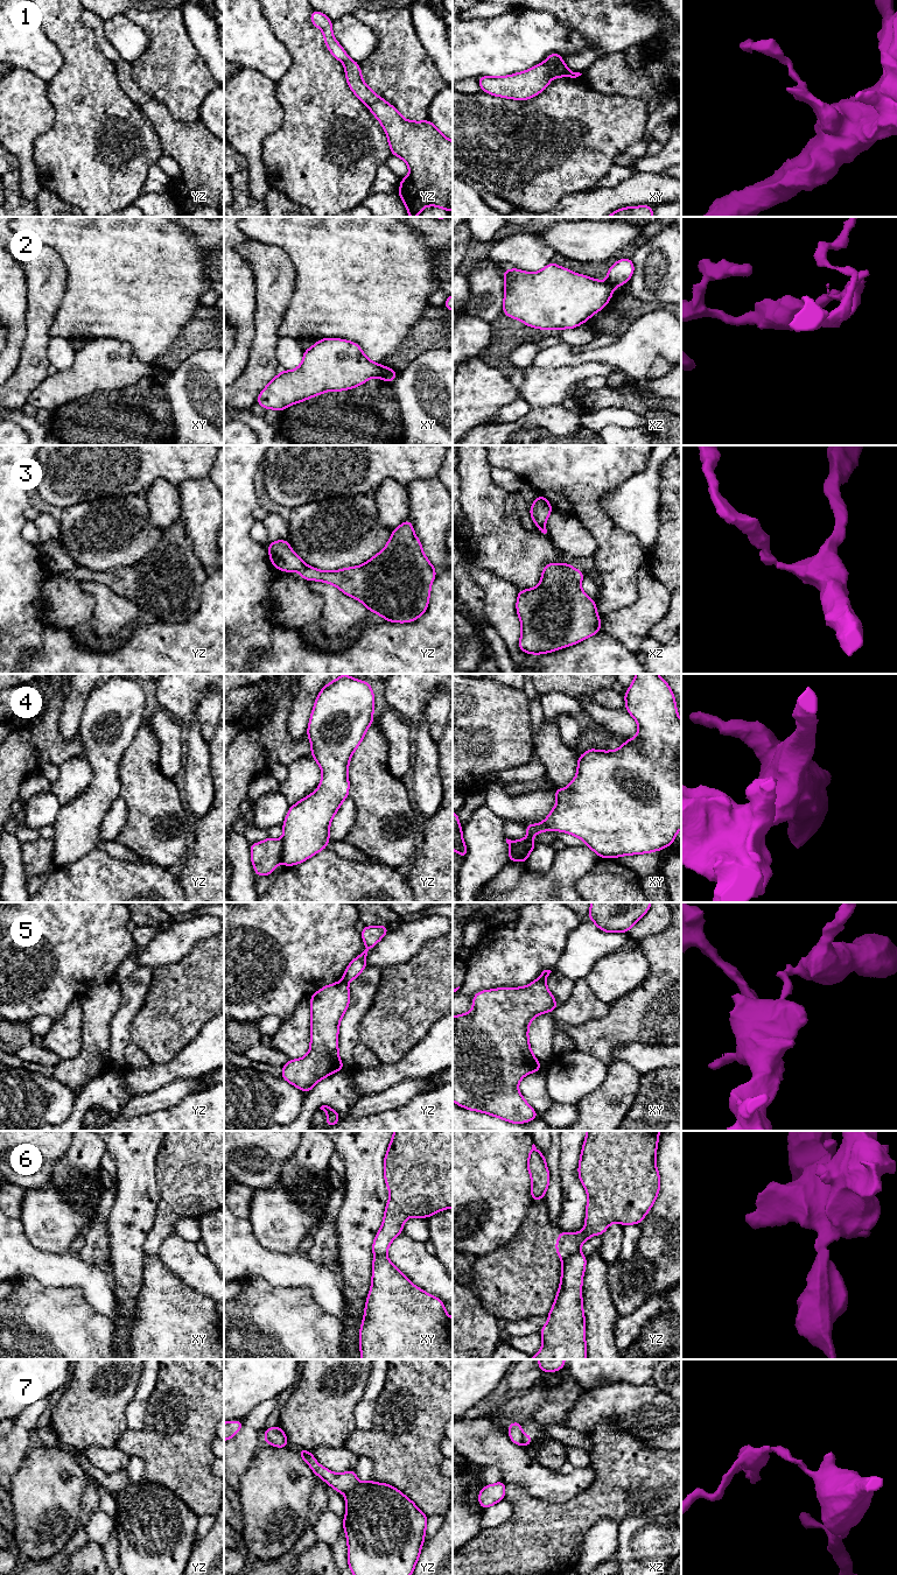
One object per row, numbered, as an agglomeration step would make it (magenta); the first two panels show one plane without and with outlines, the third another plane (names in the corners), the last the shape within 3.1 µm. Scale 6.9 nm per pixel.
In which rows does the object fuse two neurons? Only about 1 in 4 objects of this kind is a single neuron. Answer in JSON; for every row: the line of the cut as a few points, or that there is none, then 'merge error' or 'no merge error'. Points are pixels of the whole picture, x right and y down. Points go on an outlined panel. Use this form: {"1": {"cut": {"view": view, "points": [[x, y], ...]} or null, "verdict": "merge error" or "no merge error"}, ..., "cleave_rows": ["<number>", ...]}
{"1": {"cut": {"view": "xy", "points": [[547, 60], [562, 61]]}, "verdict": "merge error"}, "2": {"cut": {"view": "xy", "points": [[382, 365], [379, 377]]}, "verdict": "merge error"}, "3": {"cut": {"view": "yz", "points": [[305, 564], [299, 570]]}, "verdict": "merge error"}, "4": {"cut": {"view": "yz", "points": [[280, 839], [281, 859]]}, "verdict": "merge error"}, "5": {"cut": {"view": "xy", "points": [[538, 978], [544, 982]]}, "verdict": "merge error"}, "6": {"cut": {"view": "yz", "points": [[579, 1250], [562, 1260]]}, "verdict": "merge error"}, "7": {"cut": {"view": "xz", "points": [[521, 1434], [523, 1445]]}, "verdict": "merge error"}, "cleave_rows": ["1", "2", "3", "4", "5", "6", "7"]}

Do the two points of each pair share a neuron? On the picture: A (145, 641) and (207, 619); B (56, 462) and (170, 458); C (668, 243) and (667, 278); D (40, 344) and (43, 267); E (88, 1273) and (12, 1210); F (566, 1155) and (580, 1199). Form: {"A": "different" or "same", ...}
{"A": "same", "B": "same", "C": "same", "D": "same", "E": "different", "F": "same"}

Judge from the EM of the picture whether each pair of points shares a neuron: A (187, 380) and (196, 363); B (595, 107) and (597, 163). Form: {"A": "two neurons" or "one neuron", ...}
{"A": "one neuron", "B": "one neuron"}

